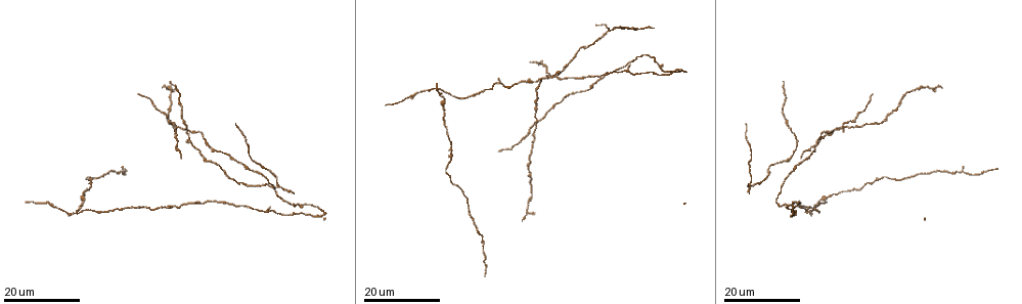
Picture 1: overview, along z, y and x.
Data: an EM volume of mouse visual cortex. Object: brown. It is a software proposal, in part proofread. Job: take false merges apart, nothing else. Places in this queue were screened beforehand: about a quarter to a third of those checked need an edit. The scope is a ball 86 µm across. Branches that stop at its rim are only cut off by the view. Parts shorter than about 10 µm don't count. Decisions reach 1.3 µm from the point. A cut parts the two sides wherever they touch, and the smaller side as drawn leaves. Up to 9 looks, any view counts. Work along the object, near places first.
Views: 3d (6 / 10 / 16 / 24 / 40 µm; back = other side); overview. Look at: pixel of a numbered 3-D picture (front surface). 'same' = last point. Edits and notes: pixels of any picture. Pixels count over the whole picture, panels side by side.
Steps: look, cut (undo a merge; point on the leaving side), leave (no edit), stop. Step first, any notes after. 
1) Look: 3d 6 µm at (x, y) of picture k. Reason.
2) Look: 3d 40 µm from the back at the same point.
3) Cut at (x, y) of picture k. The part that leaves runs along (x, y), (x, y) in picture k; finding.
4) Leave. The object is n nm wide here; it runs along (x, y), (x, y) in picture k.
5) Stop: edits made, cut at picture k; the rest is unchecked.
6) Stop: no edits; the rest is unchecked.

Look: 3d 16 µm at (189, 138) of picture 1. Side arm on a straight run.

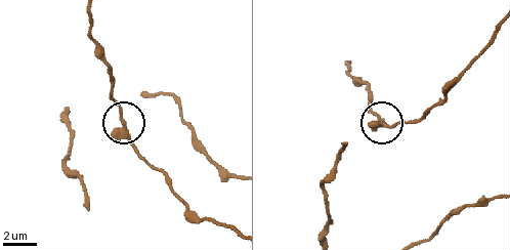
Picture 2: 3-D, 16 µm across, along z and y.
Look: 3d 10 µm at (125, 131) of picture 2.

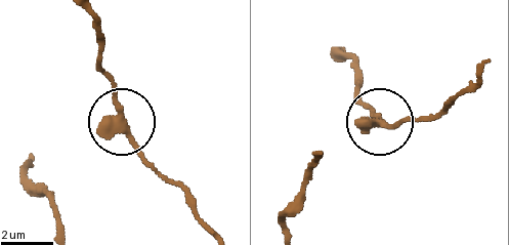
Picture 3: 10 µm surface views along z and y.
Look: 3d 6 µm at (118, 118) of picture 3.

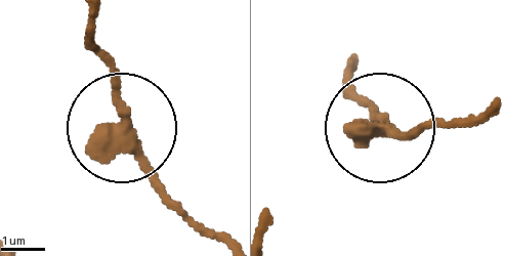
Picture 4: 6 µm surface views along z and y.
Leave. The side arm is 19 µm long; 3 arms meet here; continuous, no second neuron.

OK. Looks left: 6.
Look: 3d 16 µm at (191, 130) of picture 1. Calibre changes.

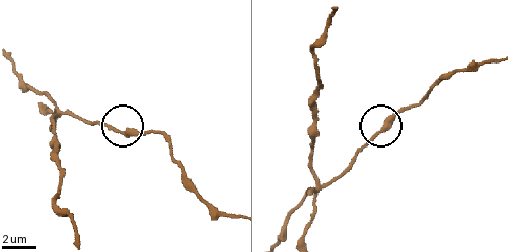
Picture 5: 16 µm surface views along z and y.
Look: 3d 10 µm at (376, 136) of picture 5.

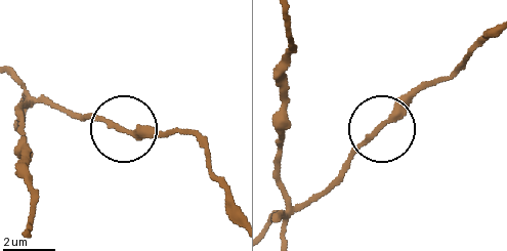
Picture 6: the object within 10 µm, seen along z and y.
Leave. It runs along (234, 198), (192, 134), (125, 132), (69, 115) in picture 6; continuous, no second neuron.

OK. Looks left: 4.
Look: 3d 16 µm at (802, 206) of picture 1. Sudden change in width.

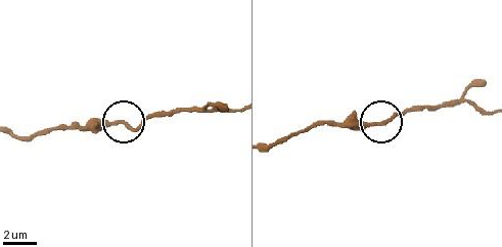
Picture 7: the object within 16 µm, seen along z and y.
Look: 3d 6 µm at (375, 123) of picture 7. Closer look.

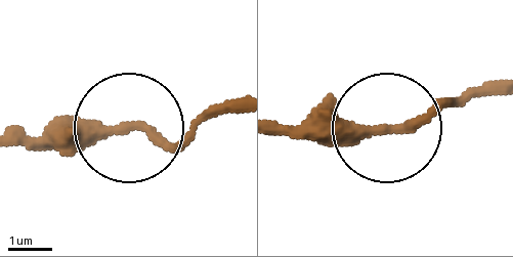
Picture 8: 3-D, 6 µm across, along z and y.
Leave. Continuous, no second neuron.

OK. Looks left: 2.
Look: 3d 16 µm at (537, 122) of picture 1.

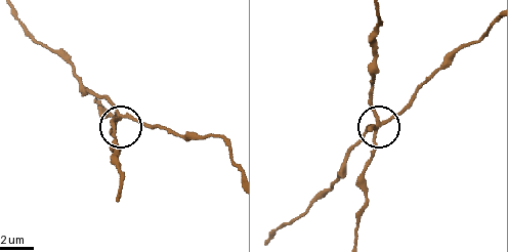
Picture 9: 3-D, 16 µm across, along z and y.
Look: 3d 6 µm at (118, 117) of picture 9.

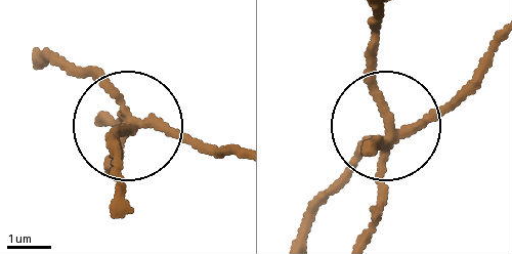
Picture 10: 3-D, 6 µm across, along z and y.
Cut at (381, 208) of picture 10. The side arm is 34 µm long; 5 arms meet here; two neurons meet here.

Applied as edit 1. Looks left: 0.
Stop: edits made, cut at picture 10; the rest is unchecked.

